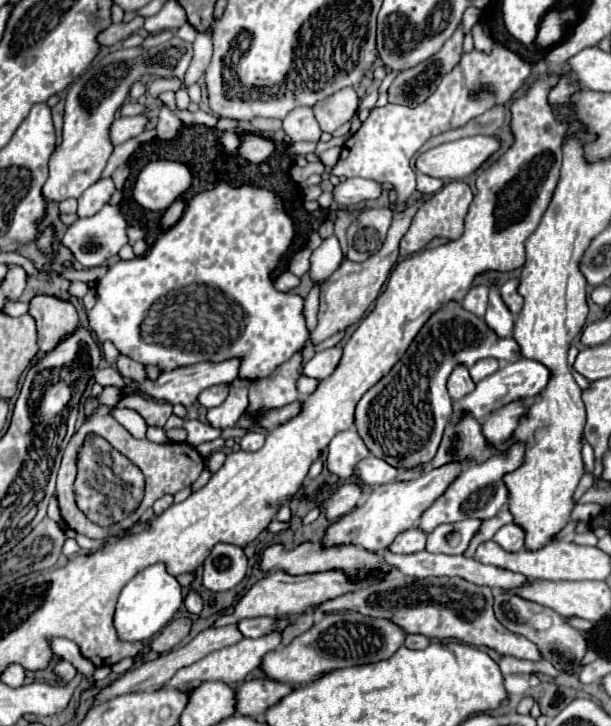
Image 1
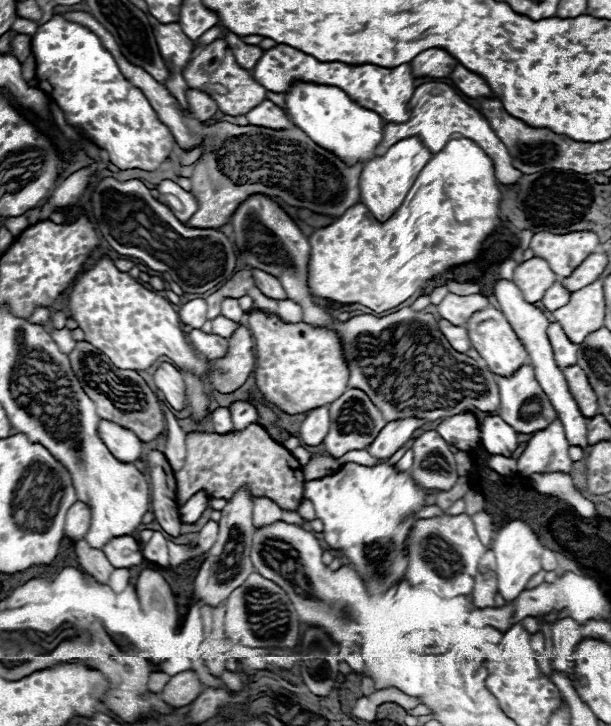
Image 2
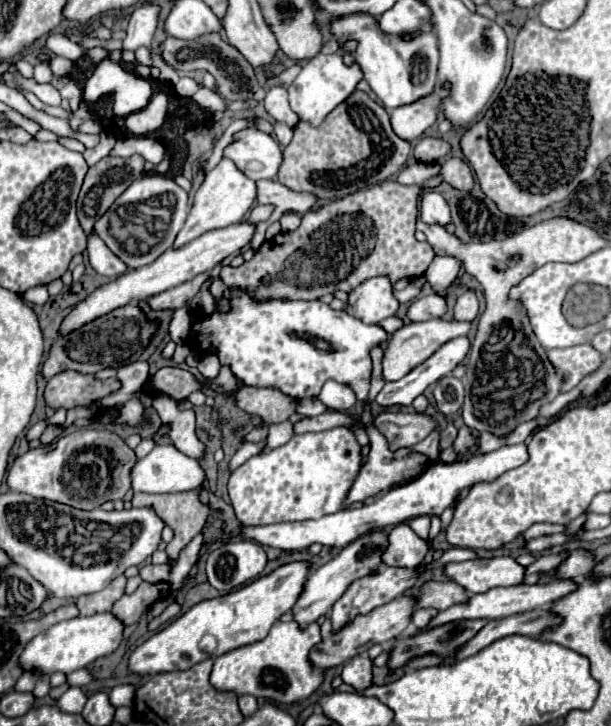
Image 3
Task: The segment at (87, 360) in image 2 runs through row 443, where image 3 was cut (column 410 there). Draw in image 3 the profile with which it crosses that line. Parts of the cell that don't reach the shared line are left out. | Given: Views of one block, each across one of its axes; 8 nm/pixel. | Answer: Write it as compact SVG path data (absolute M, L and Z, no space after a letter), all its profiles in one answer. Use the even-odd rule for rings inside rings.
M354 90L320 126L312 126L310 122L294 126L294 138L284 148L278 182L296 192L312 192L320 202L334 202L368 188L368 184L374 186L392 178L406 164L410 152L410 142L404 142L392 130L386 108L366 92Z

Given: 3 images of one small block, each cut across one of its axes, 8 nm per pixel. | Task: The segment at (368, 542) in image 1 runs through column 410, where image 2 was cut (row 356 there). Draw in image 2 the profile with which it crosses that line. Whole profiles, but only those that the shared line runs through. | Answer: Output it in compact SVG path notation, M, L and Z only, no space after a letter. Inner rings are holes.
M488 306L486 310L478 310L474 312L468 322L466 322L466 330L470 334L470 344L472 348L482 356L482 360L488 364L488 370L498 374L498 376L510 376L514 374L522 364L528 362L528 354L522 346L522 342L518 340L518 336L514 334L512 326L506 322L504 314L500 310L496 310L494 306Z

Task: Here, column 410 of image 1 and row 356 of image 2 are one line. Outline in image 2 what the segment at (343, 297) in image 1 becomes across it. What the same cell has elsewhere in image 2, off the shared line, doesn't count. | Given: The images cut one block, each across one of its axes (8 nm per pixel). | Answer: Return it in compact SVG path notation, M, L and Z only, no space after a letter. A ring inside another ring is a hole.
M192 330L188 332L188 340L190 344L194 346L194 350L208 358L208 360L214 360L214 358L220 358L226 354L226 348L228 348L228 342L226 338L222 336L216 336L216 334L204 334L202 330Z

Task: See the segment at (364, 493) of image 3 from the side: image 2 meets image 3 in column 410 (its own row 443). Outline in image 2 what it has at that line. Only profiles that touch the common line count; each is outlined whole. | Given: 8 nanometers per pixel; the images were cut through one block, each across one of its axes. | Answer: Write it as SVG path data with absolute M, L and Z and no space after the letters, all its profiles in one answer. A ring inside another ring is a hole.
M456 414L450 418L444 418L436 432L458 450L470 450L480 444L480 426L474 414Z

